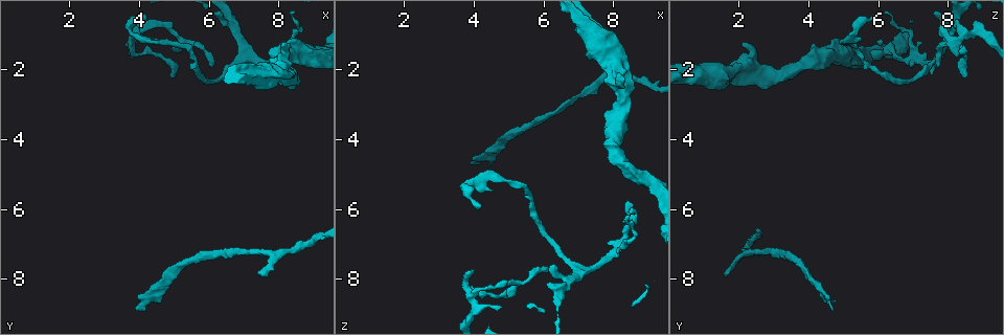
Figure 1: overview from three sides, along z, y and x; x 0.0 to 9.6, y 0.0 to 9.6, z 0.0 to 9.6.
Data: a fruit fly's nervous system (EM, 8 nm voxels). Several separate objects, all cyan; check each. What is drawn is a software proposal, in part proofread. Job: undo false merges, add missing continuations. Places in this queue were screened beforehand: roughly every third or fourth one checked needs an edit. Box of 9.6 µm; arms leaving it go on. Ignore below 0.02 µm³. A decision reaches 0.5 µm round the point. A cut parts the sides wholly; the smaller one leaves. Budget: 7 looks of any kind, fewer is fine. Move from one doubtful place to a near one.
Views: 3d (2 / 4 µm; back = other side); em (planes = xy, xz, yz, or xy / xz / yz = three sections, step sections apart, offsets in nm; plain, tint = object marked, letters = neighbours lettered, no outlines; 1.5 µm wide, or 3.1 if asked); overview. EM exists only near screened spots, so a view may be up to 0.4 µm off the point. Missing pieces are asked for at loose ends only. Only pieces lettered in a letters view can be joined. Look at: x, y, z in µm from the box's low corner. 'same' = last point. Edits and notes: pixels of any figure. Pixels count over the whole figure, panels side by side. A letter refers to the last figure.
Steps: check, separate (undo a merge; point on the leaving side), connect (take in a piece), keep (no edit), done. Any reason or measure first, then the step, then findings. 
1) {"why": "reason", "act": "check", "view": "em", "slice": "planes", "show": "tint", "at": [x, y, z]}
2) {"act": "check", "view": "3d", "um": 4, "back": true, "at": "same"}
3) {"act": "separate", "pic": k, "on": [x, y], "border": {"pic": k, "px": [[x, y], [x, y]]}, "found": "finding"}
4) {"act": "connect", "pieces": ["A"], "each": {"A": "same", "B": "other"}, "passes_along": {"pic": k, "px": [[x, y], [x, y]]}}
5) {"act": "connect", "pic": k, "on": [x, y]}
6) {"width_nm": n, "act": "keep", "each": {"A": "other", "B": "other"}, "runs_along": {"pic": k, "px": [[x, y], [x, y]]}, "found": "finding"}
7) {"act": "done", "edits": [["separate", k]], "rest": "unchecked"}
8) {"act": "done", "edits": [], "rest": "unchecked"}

{"why": "an open end", "act": "check", "view": "3d", "um": 4, "at": [3.95, 1.05, 7.80]}

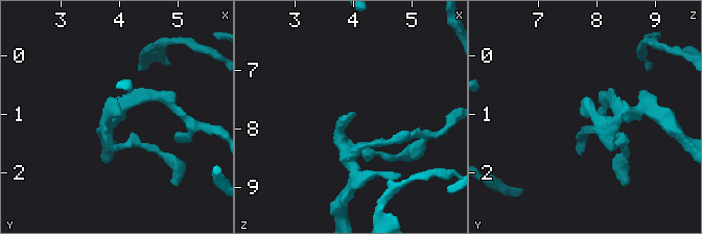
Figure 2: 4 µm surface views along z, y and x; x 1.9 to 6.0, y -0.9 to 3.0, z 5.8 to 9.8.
{"why": "need the tissue", "act": "check", "view": "em", "slice": "planes", "show": "letters", "at": [4.05, 1.05, 7.75]}

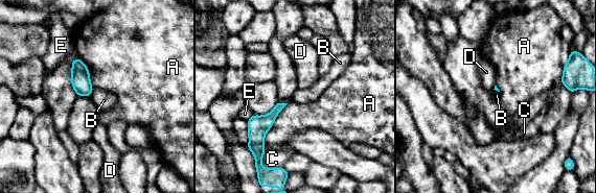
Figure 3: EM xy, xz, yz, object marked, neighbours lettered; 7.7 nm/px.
{"act": "keep", "each": {"A": "other", "B": "other", "C": "other", "D": "other", "E": "other"}, "border": {"pic": 3, "px": [[93, 89], [90, 95]]}, "found": "none of them fits"}

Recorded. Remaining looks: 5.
{"why": "thick turns thin", "act": "check", "view": "em", "slice": "planes", "show": "letters", "at": [8.15, 2.10, 1.85]}

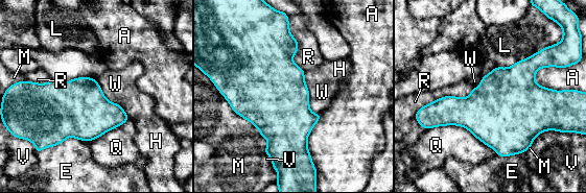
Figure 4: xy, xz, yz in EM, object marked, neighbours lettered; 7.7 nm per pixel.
{"act": "keep", "each": {"A": "other", "E": "other", "H": "other", "L": "other", "M": "other", "Q": "other", "R": "other", "V": "other", "W": "other"}, "border": {"pic": 4, "px": [[304, 71], [308, 106], [318, 115]]}, "found": "one cell here"}

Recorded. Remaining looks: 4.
{"act": "done", "edits": [], "rest": "unchecked"}

